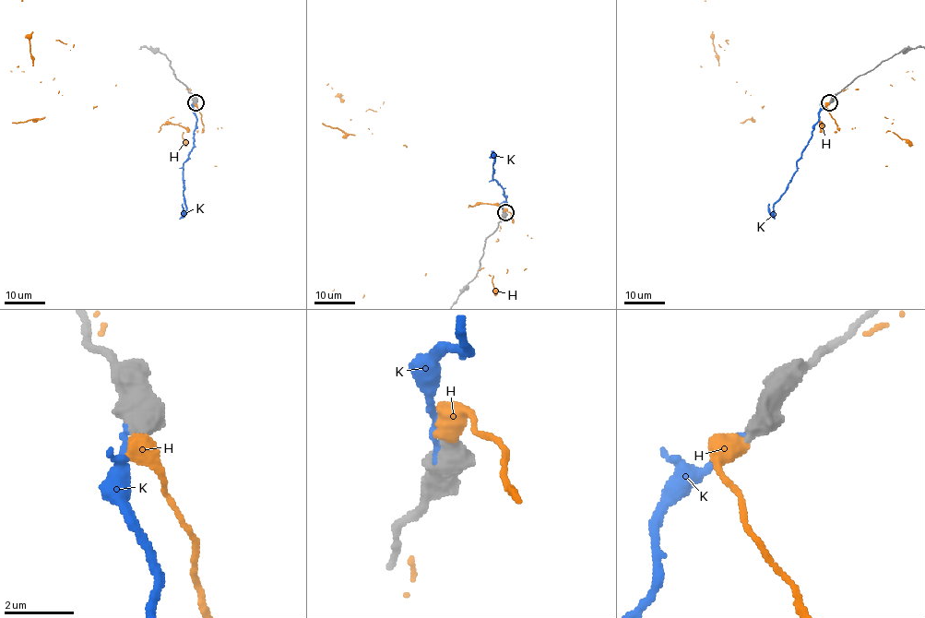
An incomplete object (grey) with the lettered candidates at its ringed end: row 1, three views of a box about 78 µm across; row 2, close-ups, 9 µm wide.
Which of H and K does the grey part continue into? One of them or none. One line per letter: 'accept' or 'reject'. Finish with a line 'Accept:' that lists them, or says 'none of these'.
H: reject
K: reject
Accept: none of these

